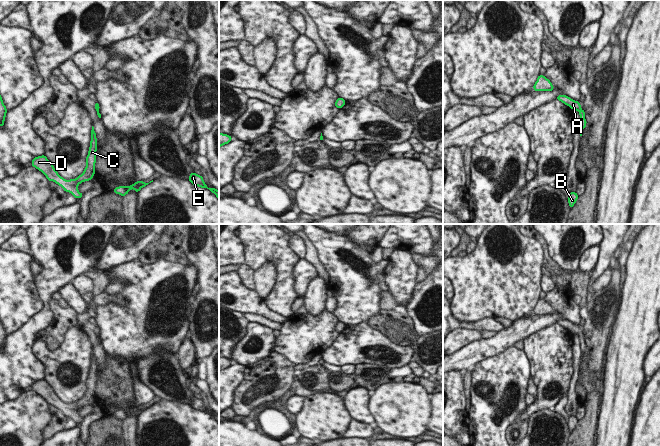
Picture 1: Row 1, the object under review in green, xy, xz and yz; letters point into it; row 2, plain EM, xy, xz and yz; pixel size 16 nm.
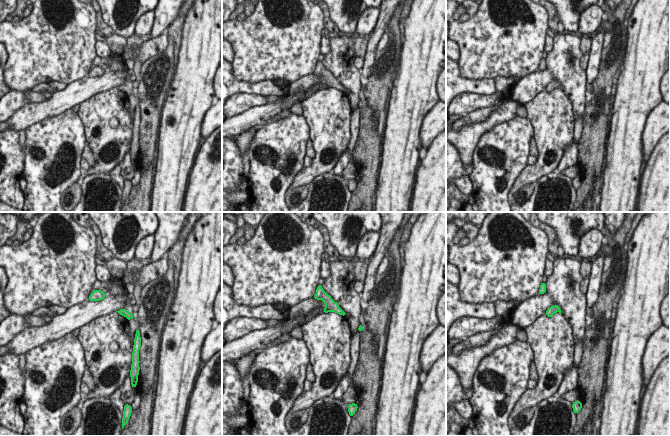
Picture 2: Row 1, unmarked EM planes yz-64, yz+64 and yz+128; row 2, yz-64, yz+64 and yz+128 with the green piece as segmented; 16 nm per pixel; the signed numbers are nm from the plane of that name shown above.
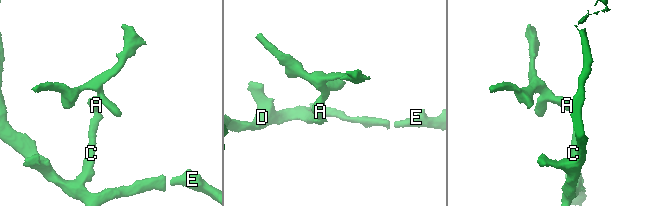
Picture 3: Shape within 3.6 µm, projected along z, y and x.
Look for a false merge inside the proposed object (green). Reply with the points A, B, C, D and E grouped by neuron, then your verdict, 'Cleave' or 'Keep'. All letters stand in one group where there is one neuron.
Groups: A B C D E. Keep

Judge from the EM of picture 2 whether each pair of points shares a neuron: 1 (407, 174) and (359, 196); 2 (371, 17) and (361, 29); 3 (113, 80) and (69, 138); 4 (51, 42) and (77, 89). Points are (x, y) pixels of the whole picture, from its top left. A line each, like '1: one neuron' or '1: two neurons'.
1: two neurons
2: one neuron
3: two neurons
4: two neurons

